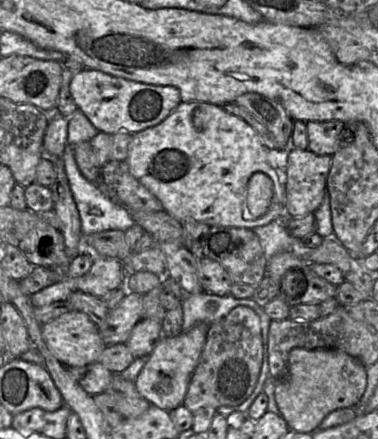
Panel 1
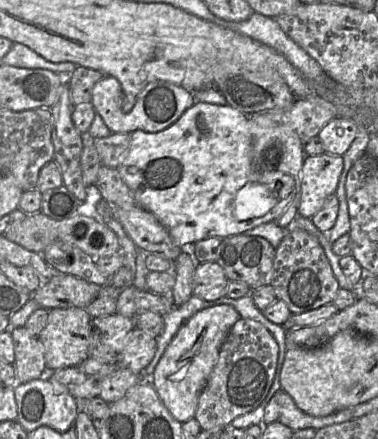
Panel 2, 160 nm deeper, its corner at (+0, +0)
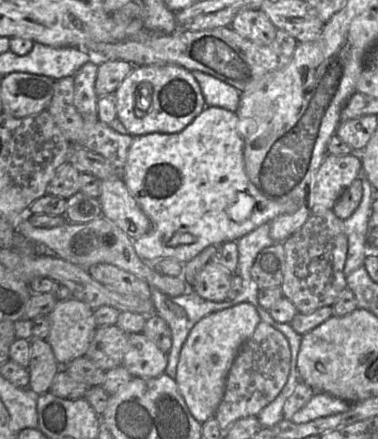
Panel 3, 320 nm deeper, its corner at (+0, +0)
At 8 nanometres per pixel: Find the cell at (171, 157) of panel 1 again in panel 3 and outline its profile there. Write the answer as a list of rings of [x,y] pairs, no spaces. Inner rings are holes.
[[[205,107],[179,133],[151,133],[134,137],[120,173],[129,192],[152,223],[147,234],[133,240],[136,254],[148,263],[172,258],[185,264],[209,246],[236,242],[259,226],[298,209],[298,204],[292,200],[279,203],[266,198],[250,181],[245,171],[244,141],[238,116],[219,107]]]

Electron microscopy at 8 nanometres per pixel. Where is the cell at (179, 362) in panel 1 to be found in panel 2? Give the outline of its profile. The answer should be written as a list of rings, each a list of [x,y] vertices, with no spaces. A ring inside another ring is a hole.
[[[216,305],[198,311],[174,336],[150,378],[169,413],[180,423],[195,418],[198,399],[215,367],[230,329],[241,318],[232,305]]]

